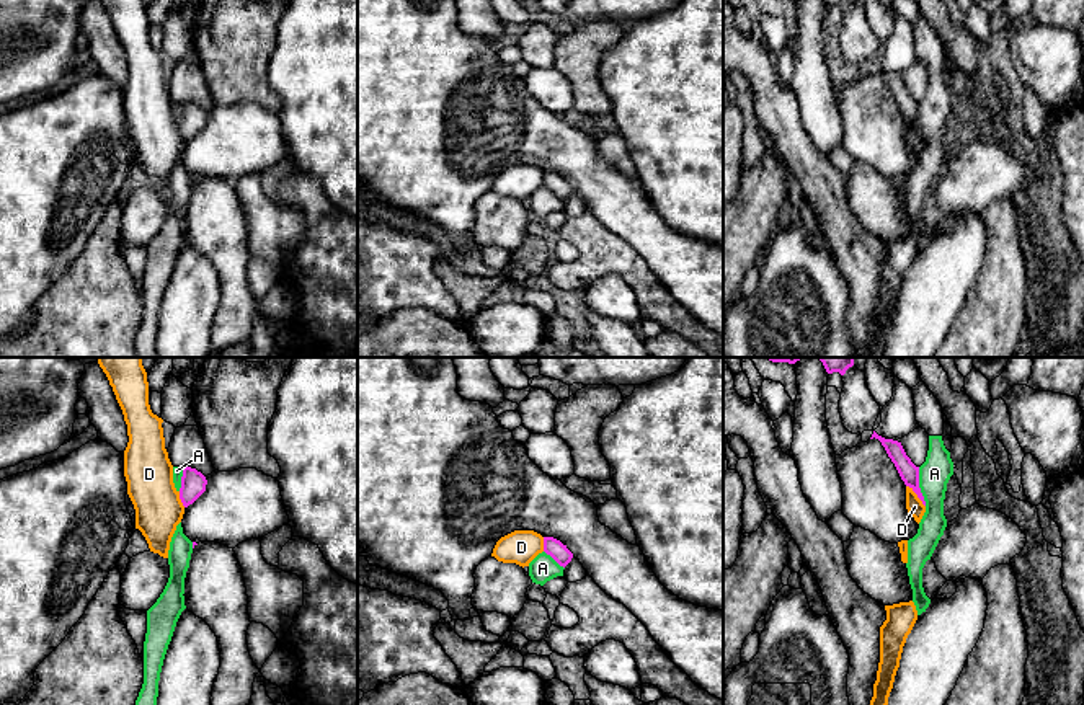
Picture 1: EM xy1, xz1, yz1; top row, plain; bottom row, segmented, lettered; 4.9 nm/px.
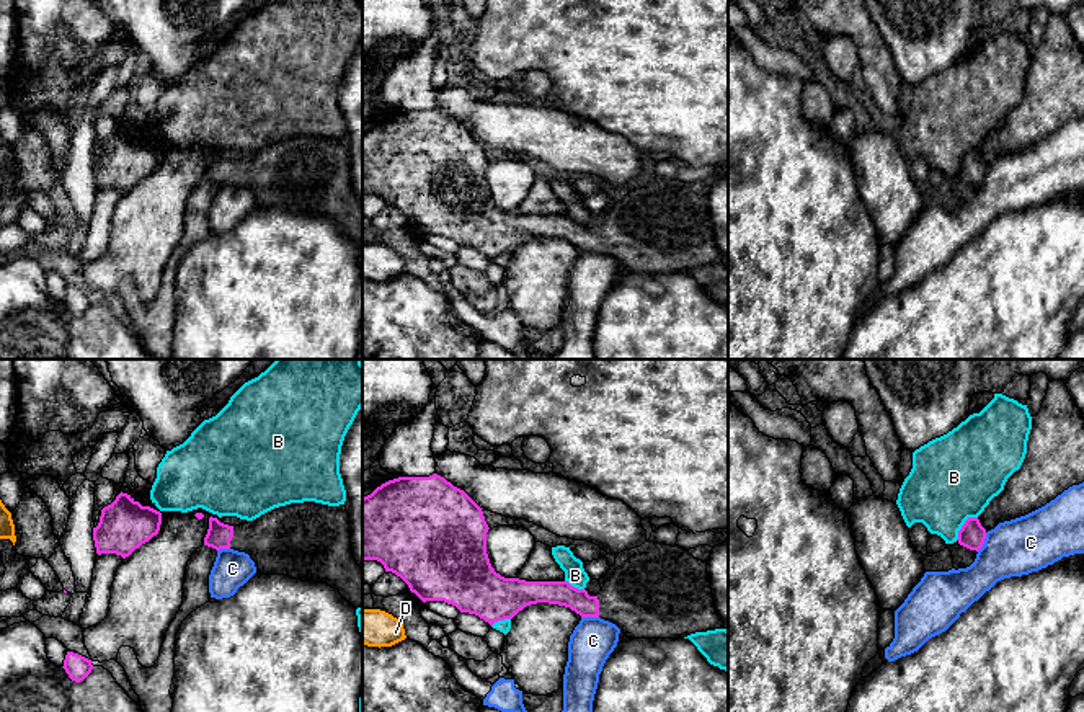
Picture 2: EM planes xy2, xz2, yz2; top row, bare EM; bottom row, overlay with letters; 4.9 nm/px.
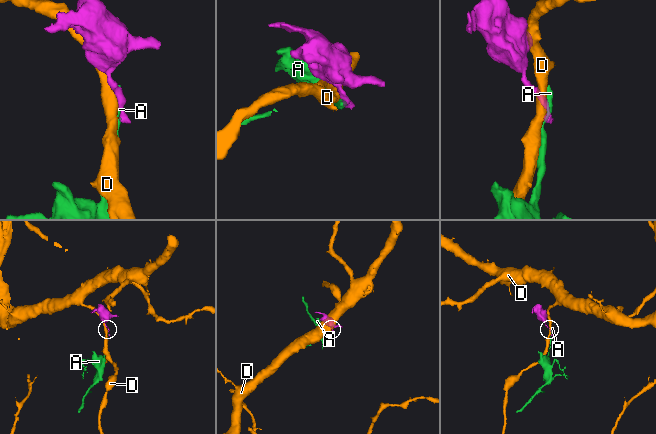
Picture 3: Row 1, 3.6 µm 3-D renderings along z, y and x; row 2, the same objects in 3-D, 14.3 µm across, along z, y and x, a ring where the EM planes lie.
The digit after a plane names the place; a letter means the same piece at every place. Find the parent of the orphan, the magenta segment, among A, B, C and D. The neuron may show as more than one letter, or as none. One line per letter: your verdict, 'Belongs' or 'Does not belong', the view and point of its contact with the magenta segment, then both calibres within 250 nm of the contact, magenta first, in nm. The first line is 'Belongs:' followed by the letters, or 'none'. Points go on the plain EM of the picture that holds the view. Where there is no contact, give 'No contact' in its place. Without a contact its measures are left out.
Belongs: none
A: Does not belong. Touches magenta at yz1 (918, 121). Thickness 100 nm (magenta) against 160 nm
B: Does not belong. Touches magenta at yz2 (964, 159). Thickness 130 nm (magenta) against 420 nm
C: Does not belong. Touches magenta at yz2 (983, 177). Thickness 130 nm (magenta) against 280 nm
D: Does not belong. Touches magenta at yz1 (918, 131). Thickness 100 nm (magenta) against 90 nm

